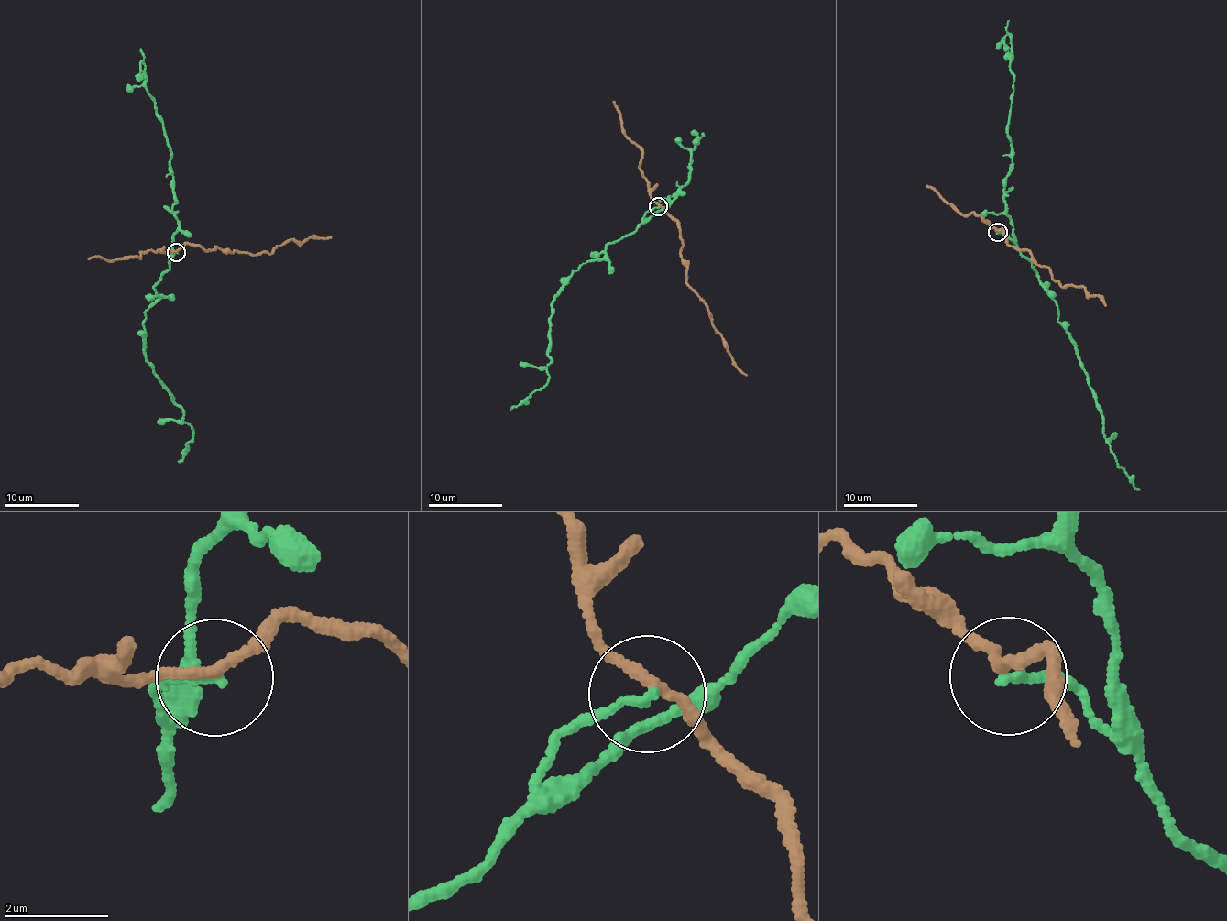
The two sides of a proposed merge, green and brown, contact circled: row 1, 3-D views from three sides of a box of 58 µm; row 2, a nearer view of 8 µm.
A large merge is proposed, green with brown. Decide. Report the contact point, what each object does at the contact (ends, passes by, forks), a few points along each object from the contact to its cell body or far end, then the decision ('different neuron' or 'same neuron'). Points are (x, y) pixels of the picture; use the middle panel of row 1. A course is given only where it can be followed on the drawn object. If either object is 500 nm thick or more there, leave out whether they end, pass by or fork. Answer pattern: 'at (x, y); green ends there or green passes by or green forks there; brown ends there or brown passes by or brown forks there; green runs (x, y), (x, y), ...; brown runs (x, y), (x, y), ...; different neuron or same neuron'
at (658, 206); green ends there; brown passes by; green runs (658, 206), (637, 228), (569, 276), (551, 304), (549, 376), (544, 385), (510, 410); brown runs (658, 206), (675, 219), (687, 284), (746, 376); different neuron

